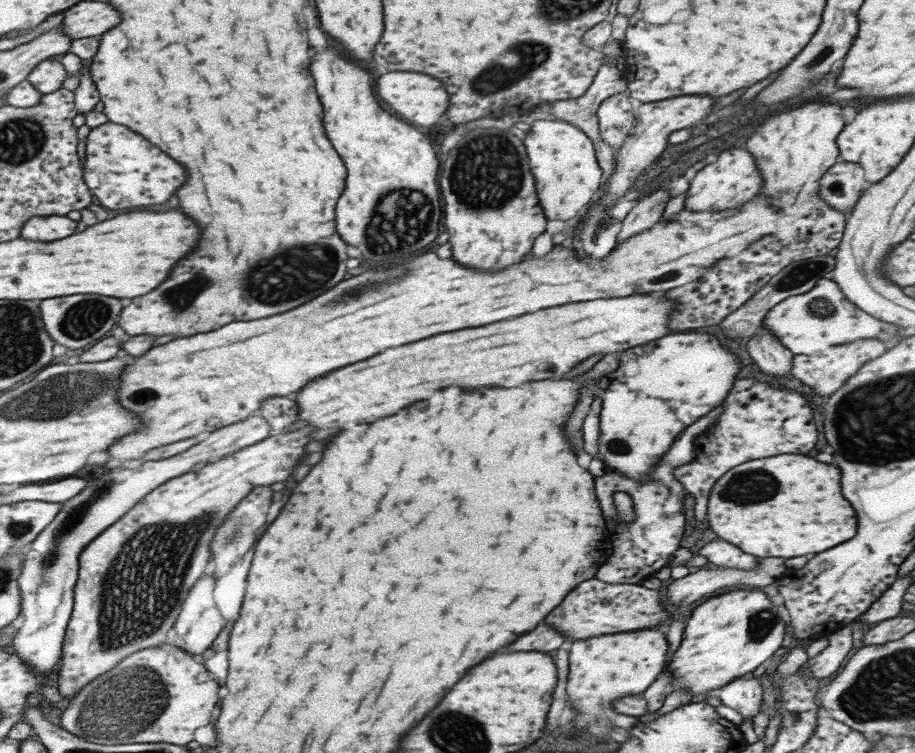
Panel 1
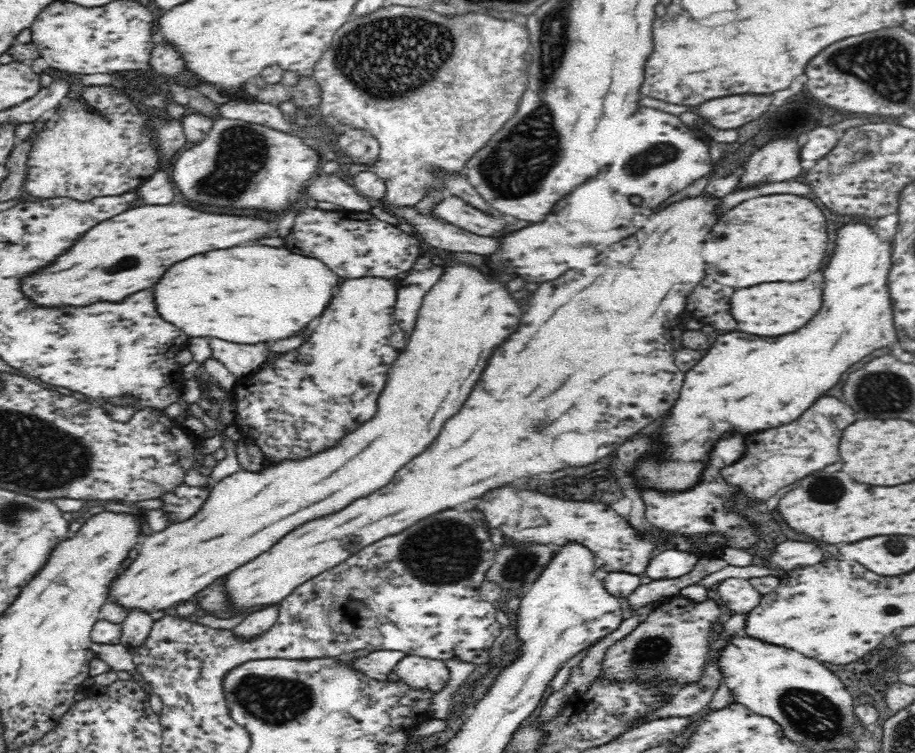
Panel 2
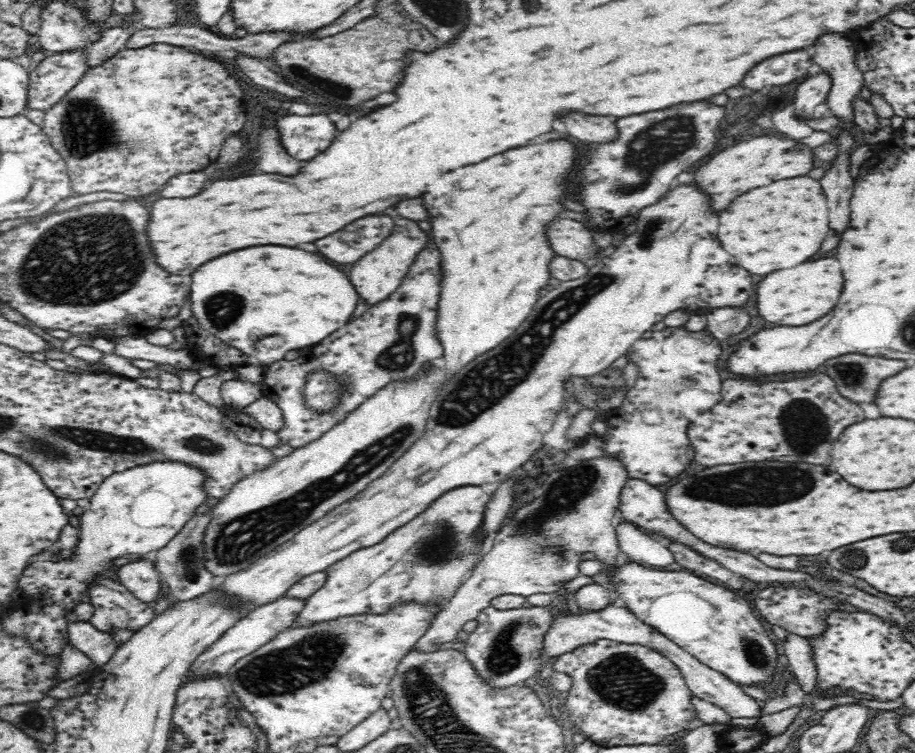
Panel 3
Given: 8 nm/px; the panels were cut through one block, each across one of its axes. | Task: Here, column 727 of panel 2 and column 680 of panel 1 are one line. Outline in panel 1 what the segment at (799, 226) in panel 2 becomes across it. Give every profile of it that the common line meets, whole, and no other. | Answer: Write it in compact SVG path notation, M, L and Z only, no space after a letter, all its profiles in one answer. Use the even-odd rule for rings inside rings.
M763 200L745 202L739 210L725 212L685 212L673 216L671 222L659 220L647 232L641 232L617 246L611 254L601 258L595 264L589 264L589 258L577 260L571 250L563 250L555 246L543 258L529 258L519 264L513 264L501 272L479 272L467 270L455 264L451 258L437 258L435 254L423 254L411 258L395 268L381 272L363 272L349 280L339 282L337 286L327 290L327 296L321 294L309 300L295 310L285 314L275 314L271 318L259 318L253 322L229 322L219 330L211 330L205 334L195 334L189 338L177 338L167 344L151 348L147 354L141 354L131 364L127 364L121 372L117 386L117 402L121 408L133 412L143 428L125 438L117 438L113 446L107 450L107 460L101 464L103 470L119 468L127 460L139 460L147 450L179 442L201 432L213 432L217 428L229 426L247 418L253 410L259 408L263 400L269 396L287 396L297 392L309 380L317 376L325 376L337 368L349 366L353 362L371 358L387 348L395 348L401 344L409 344L415 340L423 340L433 334L453 332L461 328L475 328L483 324L491 324L497 320L505 320L509 316L519 316L527 312L535 312L541 308L551 308L567 302L595 300L595 298L621 298L637 292L649 290L669 290L691 282L713 264L717 258L733 256L747 248L751 242L775 230L775 210L767 208Z

